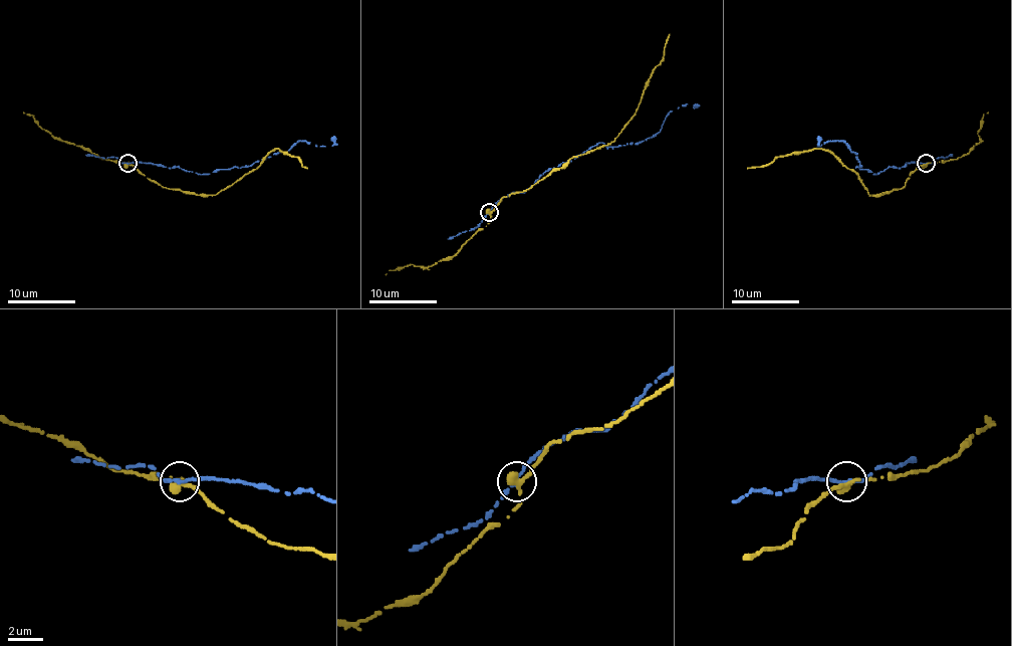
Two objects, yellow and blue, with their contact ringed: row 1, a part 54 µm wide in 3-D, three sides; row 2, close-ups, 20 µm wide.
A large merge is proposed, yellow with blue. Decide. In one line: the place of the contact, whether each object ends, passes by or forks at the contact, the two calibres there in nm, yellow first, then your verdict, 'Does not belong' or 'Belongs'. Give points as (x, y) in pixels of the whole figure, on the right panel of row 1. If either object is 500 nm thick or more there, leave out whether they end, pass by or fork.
Place: (926, 163). At the ring yellow passes by. At the ring blue passes by. Thickness 360 nm (yellow) against 190 nm. Does not belong

